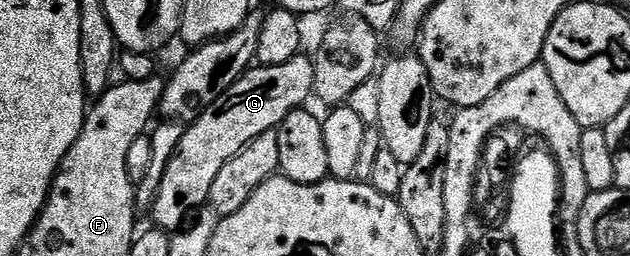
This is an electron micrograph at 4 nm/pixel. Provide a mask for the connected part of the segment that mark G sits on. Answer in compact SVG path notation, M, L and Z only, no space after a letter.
M301 54L290 58L290 62L282 62L282 66L253 66L238 78L238 82L234 82L234 86L221 92L220 97L197 120L193 120L185 127L182 142L178 142L178 150L174 150L174 154L168 159L166 174L162 174L162 186L150 209L151 223L161 230L176 230L193 213L205 207L210 194L210 185L214 183L214 177L217 176L218 170L222 170L224 163L230 158L234 158L234 154L238 154L238 150L242 150L247 144L254 142L254 138L258 138L258 134L266 134L279 128L281 122L292 112L303 109L307 105L304 103L308 99L310 101L313 99L312 87L314 86L315 69L313 57Z

